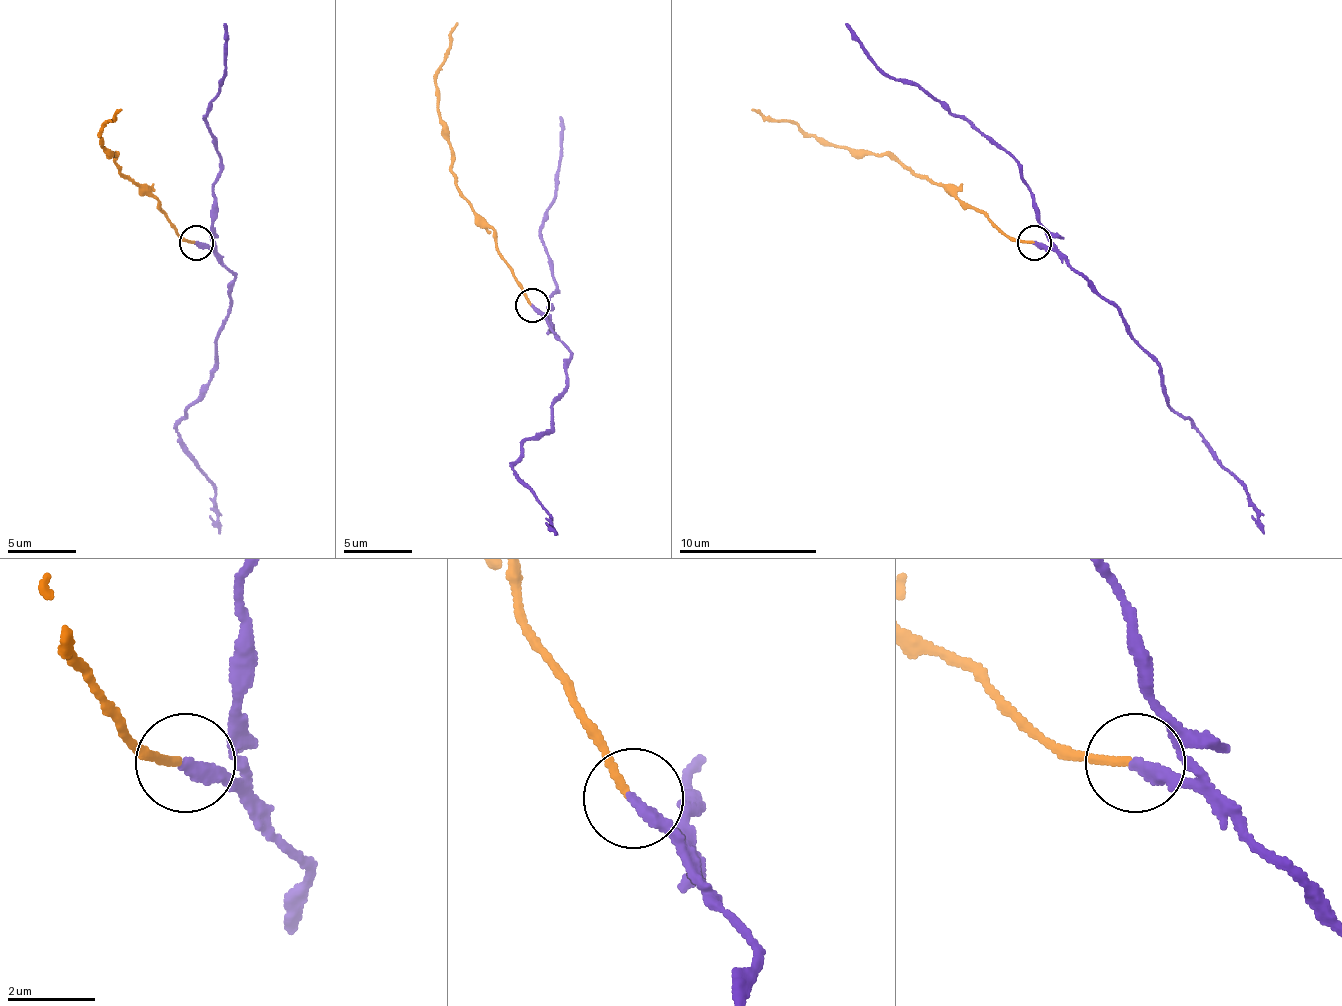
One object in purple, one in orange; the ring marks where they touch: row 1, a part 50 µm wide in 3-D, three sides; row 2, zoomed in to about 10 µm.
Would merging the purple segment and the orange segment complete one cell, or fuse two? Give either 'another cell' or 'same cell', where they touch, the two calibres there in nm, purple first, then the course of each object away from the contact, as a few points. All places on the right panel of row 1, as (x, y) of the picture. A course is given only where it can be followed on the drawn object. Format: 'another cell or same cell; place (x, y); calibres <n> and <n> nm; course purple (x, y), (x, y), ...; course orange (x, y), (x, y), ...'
another cell; place (1034, 242); calibres 320 and 160 nm; course purple (1033, 243), (1061, 254), (1116, 309), (1154, 360), (1164, 398), (1244, 488), (1264, 533); course orange (1033, 243), (1013, 240), (982, 212), (889, 154), (826, 147), (795, 122), (764, 119), (751, 109)

